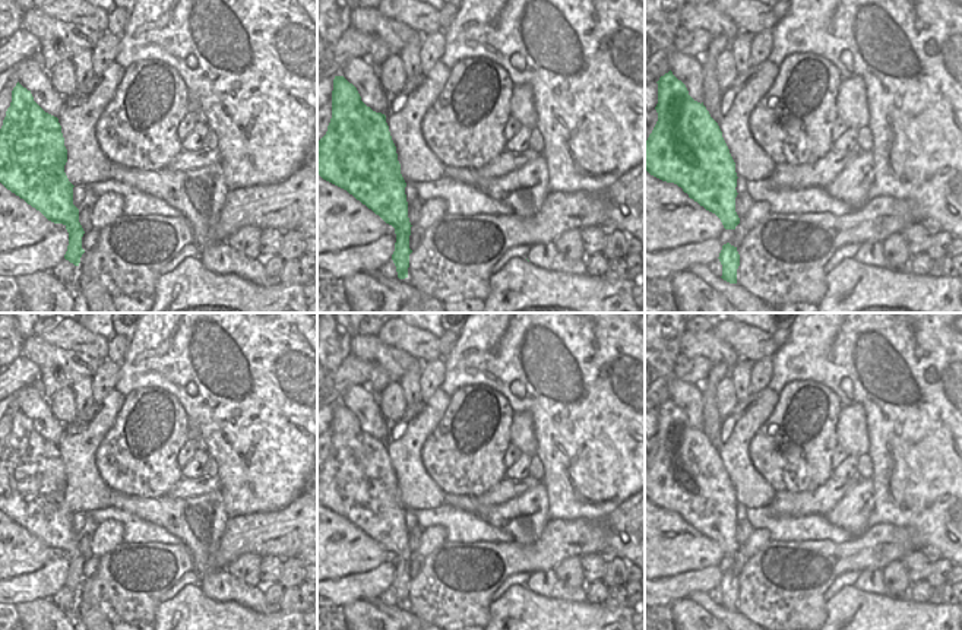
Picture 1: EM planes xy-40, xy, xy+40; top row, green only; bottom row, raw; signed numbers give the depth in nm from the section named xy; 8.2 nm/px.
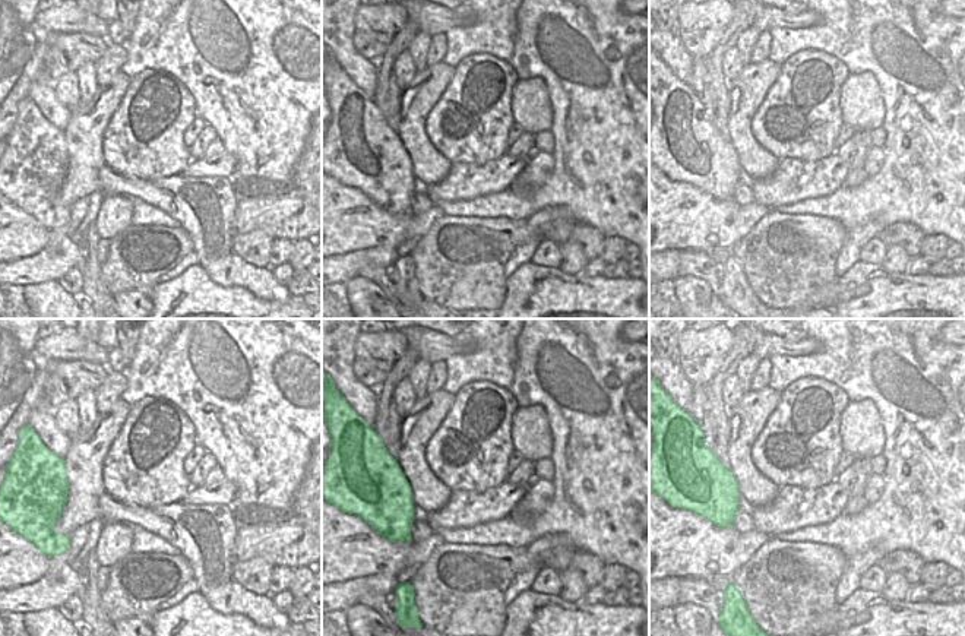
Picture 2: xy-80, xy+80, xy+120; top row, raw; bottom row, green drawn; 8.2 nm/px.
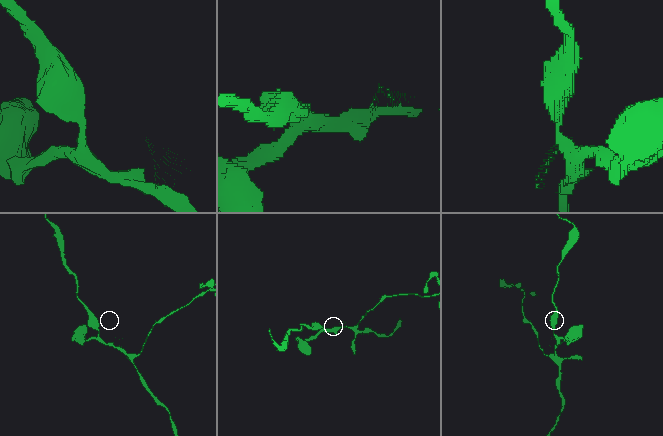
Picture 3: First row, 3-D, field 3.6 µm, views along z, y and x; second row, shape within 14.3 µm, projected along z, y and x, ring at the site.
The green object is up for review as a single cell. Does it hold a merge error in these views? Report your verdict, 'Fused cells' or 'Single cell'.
Single cell.

